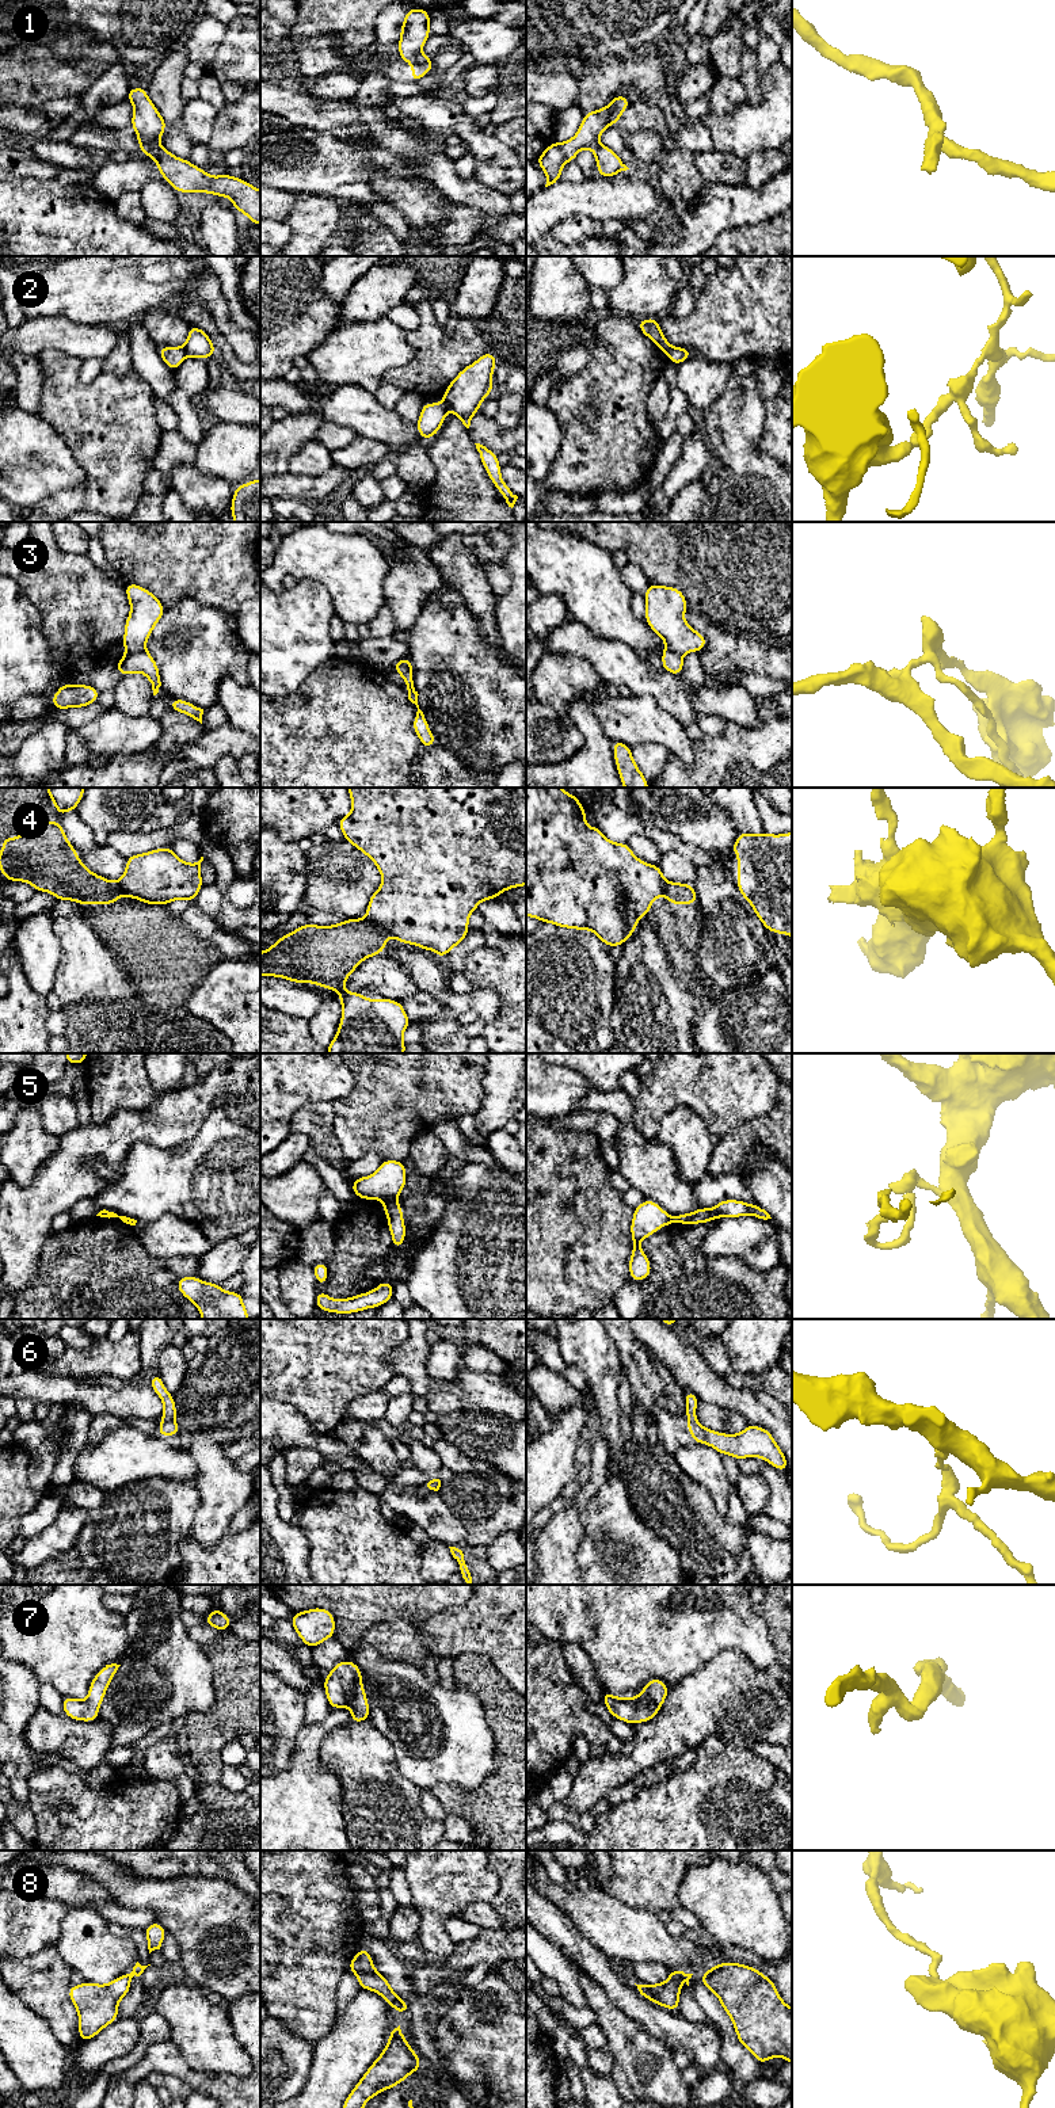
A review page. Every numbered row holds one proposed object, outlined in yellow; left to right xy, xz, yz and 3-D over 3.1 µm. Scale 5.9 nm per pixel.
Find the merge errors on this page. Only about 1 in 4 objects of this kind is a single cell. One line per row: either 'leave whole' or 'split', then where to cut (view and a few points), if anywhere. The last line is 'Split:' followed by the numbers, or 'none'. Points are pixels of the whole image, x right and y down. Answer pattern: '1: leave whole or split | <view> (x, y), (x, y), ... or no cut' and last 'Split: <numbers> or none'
1: split | xz (426, 57), (411, 64)
2: split | xy (182, 347), (187, 354)
3: split | xz (393, 664), (402, 664), (412, 674)
4: split | xz (365, 917), (380, 925), (389, 934)
5: split | xz (393, 1197), (385, 1200)
6: split | xy (174, 1420), (162, 1422)
7: leave whole | no cut
8: split | xz (399, 2000), (395, 2009)
Split: 1, 2, 3, 4, 5, 6, 8

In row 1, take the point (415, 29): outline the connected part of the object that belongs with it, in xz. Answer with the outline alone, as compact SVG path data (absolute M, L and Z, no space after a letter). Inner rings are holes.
M408 8L401 23L399 58L408 64L422 62L426 57L422 47L430 37L430 12L422 8Z

